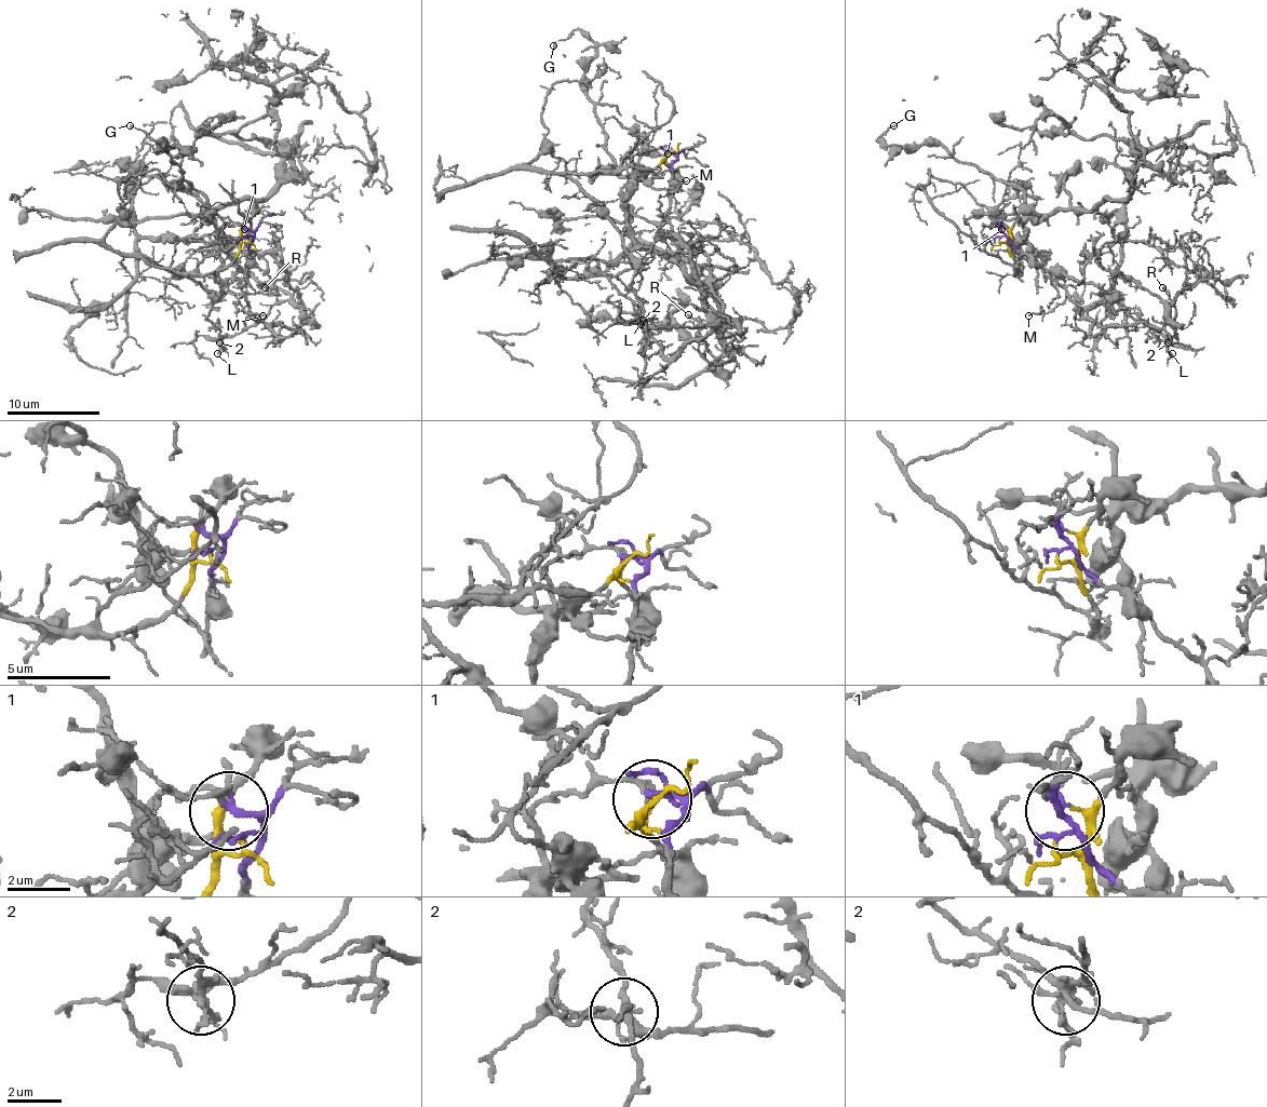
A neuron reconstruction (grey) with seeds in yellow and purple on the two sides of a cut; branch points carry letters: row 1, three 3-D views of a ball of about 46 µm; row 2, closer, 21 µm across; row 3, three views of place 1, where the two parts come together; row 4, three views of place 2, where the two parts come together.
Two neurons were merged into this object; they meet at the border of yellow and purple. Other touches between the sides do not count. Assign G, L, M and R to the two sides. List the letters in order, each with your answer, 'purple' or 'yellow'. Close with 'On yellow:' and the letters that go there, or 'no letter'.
G: purple
L: purple
M: purple
R: purple
On yellow: no letter

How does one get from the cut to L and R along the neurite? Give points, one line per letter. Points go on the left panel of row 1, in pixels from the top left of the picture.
L: (247, 239), (243, 297), (264, 325), (301, 323), (301, 313), (278, 301), (252, 325), (224, 335), (217, 353)
R: (247, 239), (252, 239), (243, 297), (264, 325), (294, 327), (301, 323), (301, 313), (264, 287)

